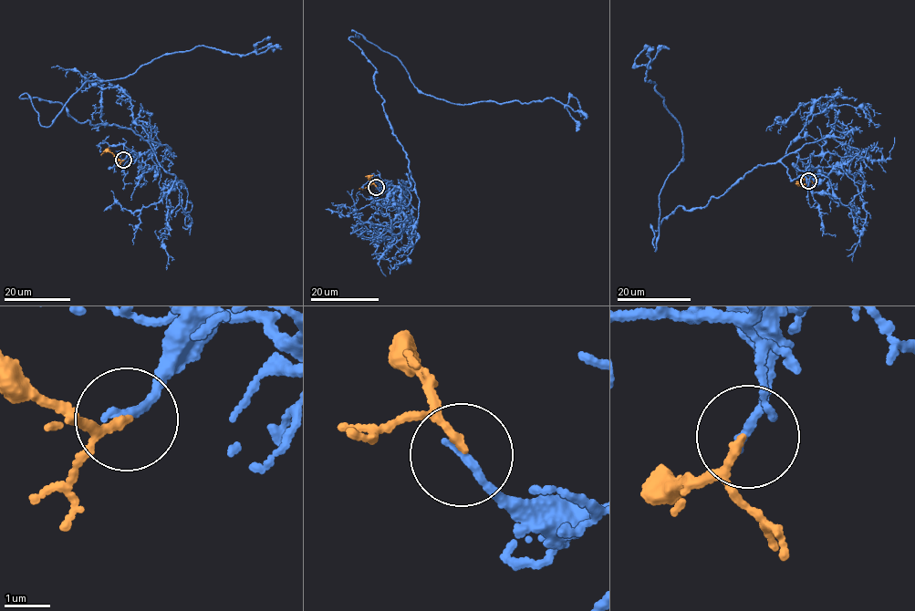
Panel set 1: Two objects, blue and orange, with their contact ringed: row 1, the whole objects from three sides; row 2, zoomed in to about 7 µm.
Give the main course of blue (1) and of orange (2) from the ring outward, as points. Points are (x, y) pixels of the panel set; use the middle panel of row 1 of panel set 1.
1: (376, 187), (415, 182), (352, 30), (399, 59), (426, 94), (462, 104), (573, 97), (580, 117)
2: (376, 186), (370, 175), (367, 186), (359, 189)

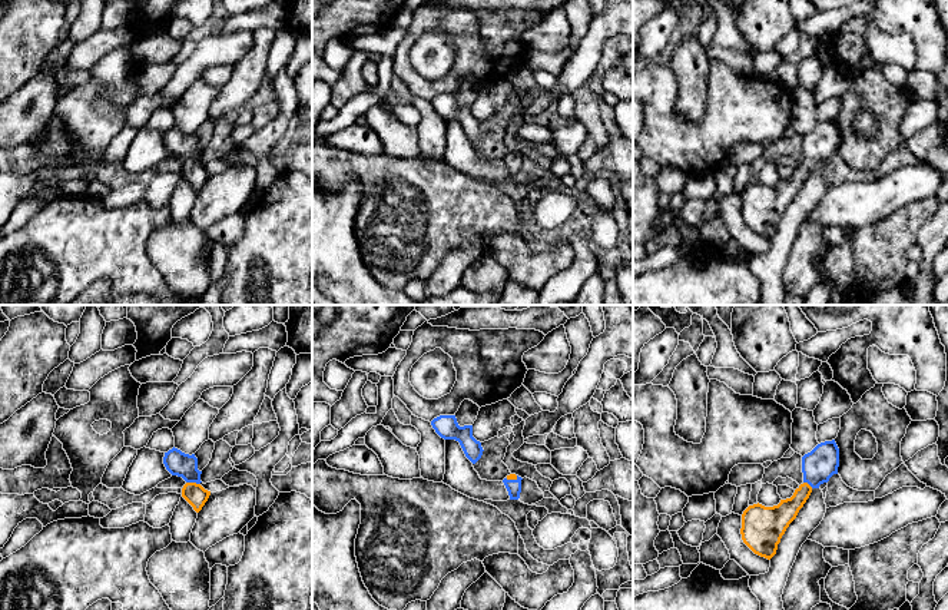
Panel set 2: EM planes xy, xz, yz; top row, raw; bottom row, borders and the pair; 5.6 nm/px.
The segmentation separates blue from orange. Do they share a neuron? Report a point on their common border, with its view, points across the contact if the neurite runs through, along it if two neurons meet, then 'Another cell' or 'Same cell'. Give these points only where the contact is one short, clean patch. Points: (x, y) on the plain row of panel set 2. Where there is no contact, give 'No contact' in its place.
Touches blue at xy (194, 161). Path across: xy (178, 142), (194, 161), (195, 173). Same cell

